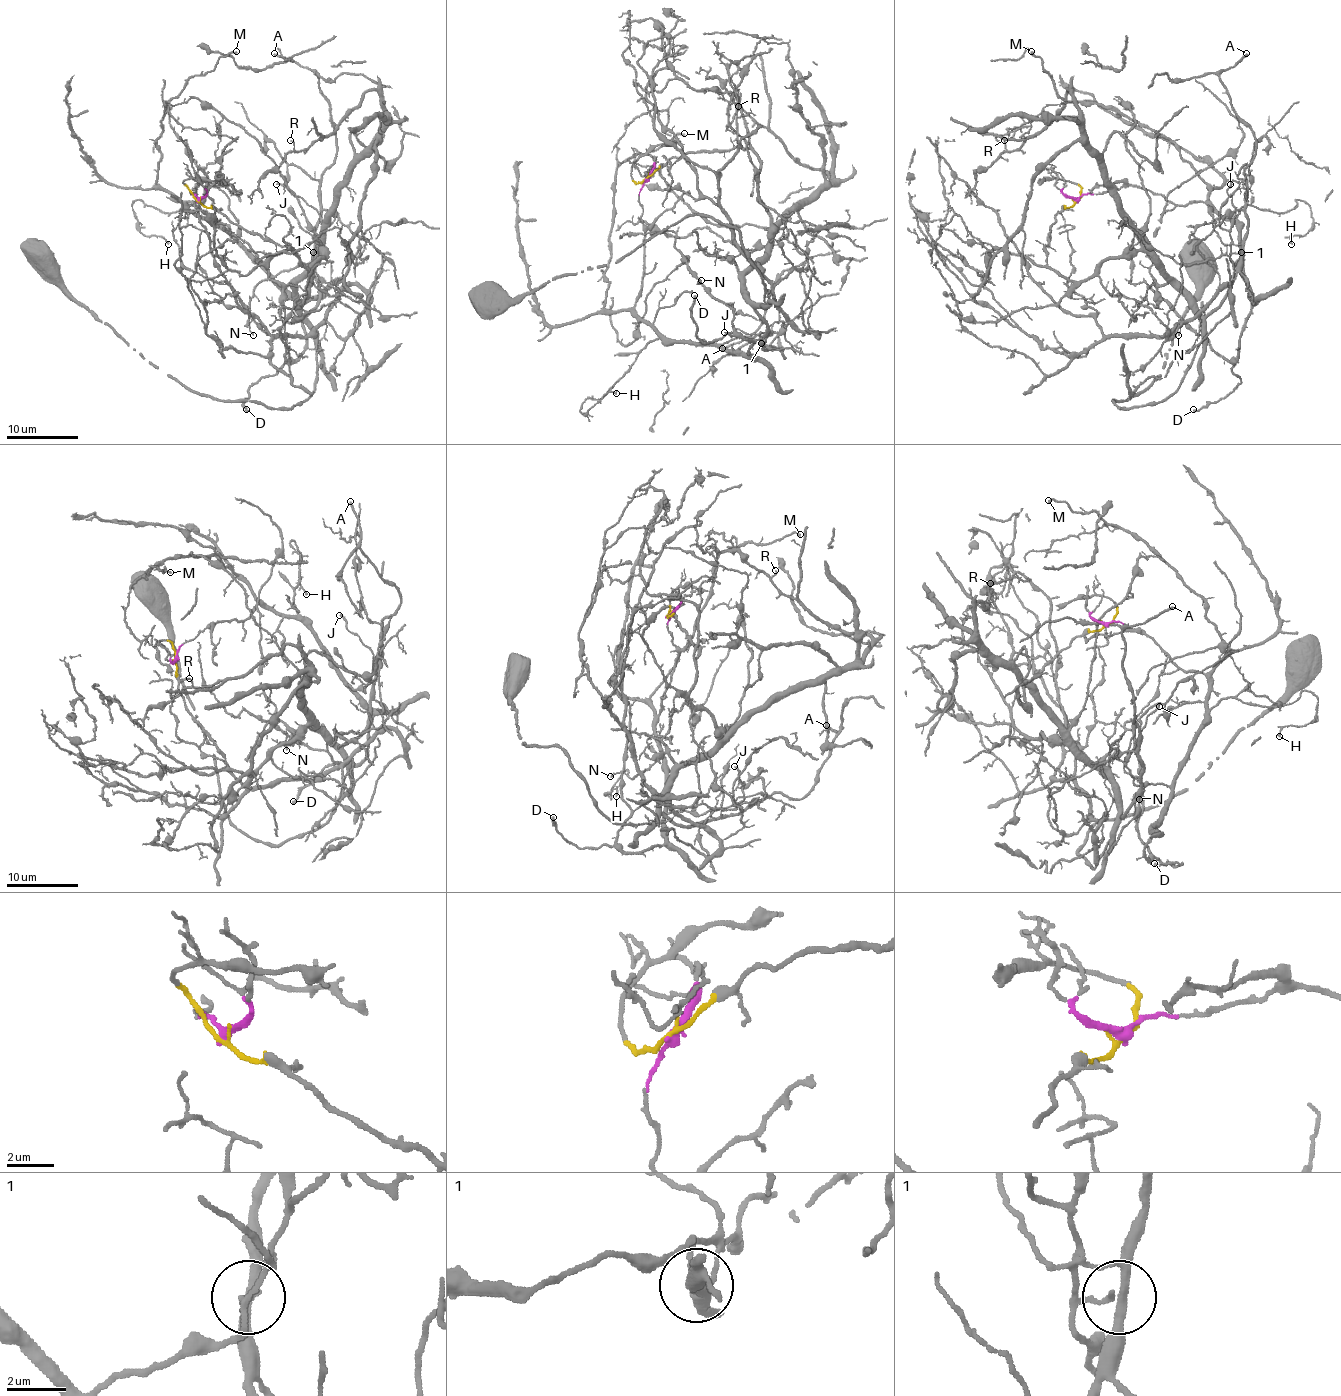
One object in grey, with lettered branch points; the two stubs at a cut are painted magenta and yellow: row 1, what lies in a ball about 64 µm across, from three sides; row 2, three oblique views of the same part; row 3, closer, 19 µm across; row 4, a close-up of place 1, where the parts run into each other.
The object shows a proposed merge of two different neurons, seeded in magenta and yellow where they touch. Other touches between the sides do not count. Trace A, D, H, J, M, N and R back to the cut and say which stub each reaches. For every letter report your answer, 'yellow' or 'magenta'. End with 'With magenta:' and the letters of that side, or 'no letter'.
A: yellow
D: magenta
H: magenta
J: magenta
M: magenta
N: magenta
R: yellow
With magenta: D, H, J, M, N

